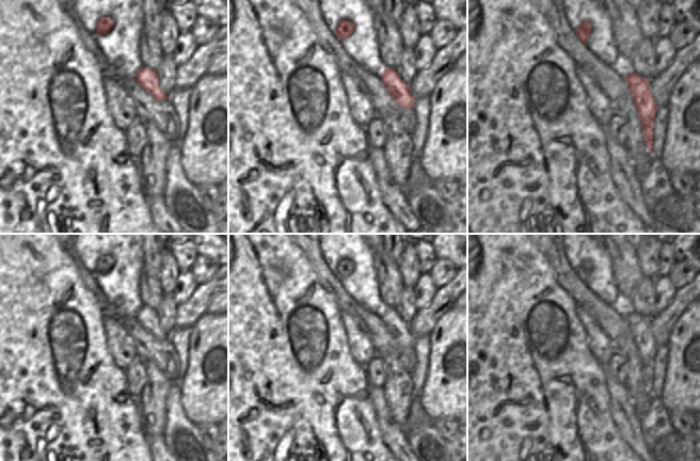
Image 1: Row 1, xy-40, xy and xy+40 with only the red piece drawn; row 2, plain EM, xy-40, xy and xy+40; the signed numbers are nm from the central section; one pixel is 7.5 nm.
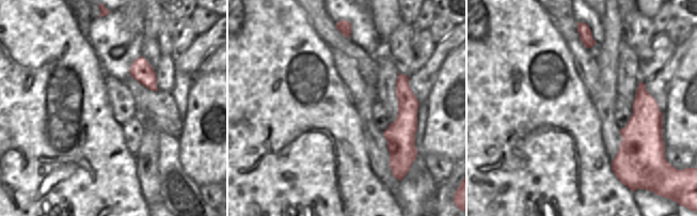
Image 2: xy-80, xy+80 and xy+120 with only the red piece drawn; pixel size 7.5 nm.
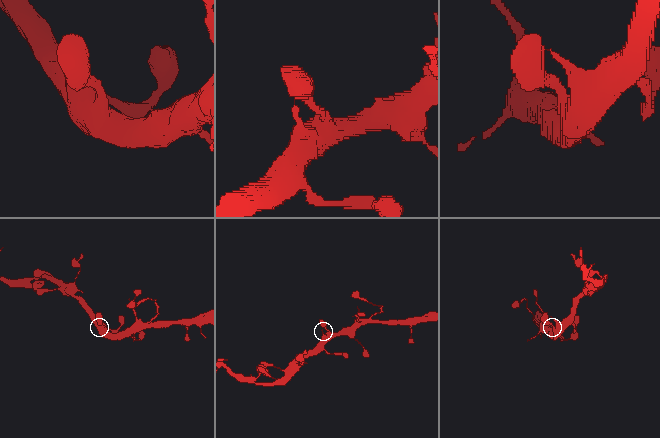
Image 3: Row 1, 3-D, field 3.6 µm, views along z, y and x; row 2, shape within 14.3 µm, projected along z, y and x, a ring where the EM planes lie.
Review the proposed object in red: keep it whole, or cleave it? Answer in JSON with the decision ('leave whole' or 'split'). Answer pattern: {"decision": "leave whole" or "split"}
{"decision": "leave whole"}

